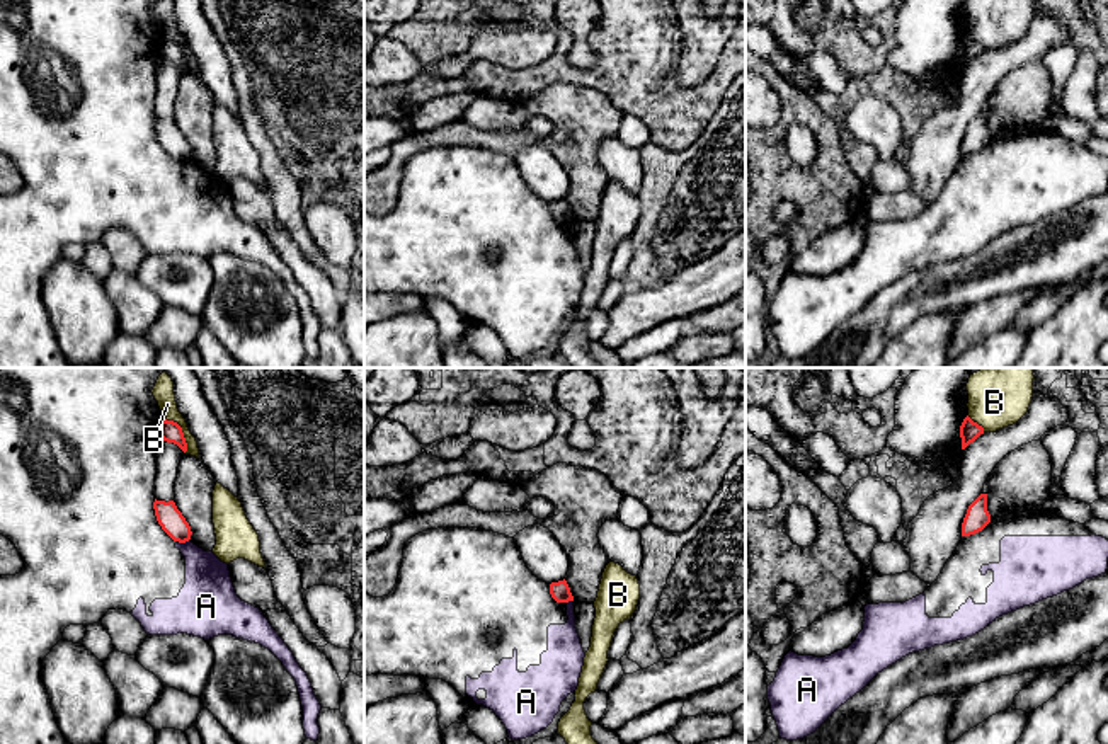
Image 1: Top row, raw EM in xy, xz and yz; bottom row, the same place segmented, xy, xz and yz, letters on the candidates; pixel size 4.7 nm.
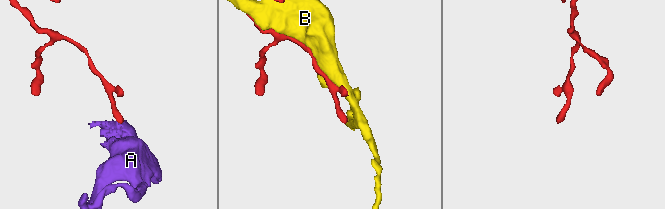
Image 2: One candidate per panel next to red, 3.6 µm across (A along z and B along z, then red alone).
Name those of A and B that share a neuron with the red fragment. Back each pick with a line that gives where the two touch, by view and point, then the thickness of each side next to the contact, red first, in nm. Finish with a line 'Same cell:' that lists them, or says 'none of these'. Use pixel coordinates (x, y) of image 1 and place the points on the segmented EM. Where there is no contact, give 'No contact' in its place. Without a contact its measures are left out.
Same cell: none of these

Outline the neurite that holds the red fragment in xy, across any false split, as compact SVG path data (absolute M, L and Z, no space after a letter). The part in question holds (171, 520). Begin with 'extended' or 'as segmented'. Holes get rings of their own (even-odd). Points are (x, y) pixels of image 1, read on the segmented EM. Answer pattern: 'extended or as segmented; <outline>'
as segmented; M155 499L153 509L158 524L174 541L186 543L191 540L191 526L174 501L165 502Z

